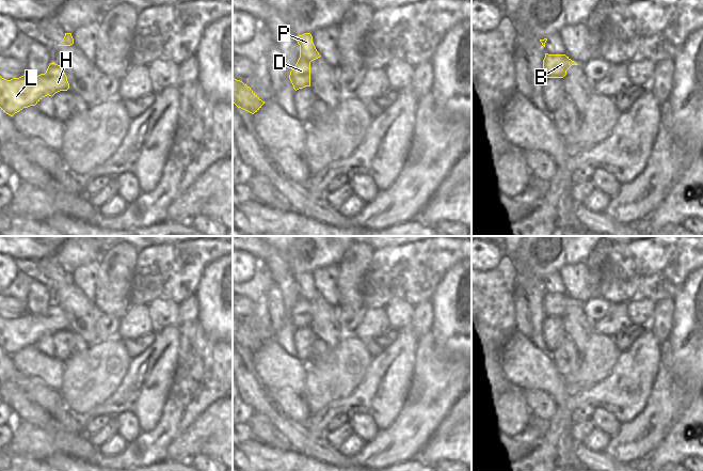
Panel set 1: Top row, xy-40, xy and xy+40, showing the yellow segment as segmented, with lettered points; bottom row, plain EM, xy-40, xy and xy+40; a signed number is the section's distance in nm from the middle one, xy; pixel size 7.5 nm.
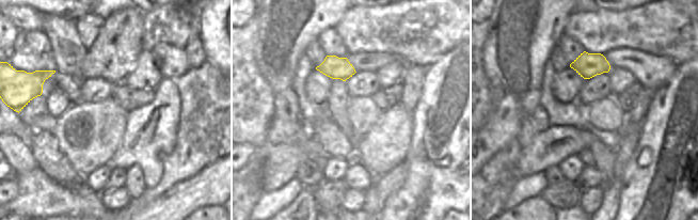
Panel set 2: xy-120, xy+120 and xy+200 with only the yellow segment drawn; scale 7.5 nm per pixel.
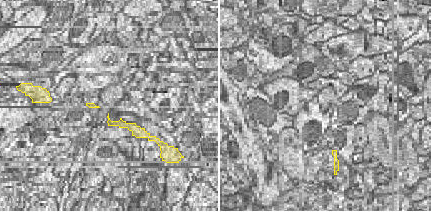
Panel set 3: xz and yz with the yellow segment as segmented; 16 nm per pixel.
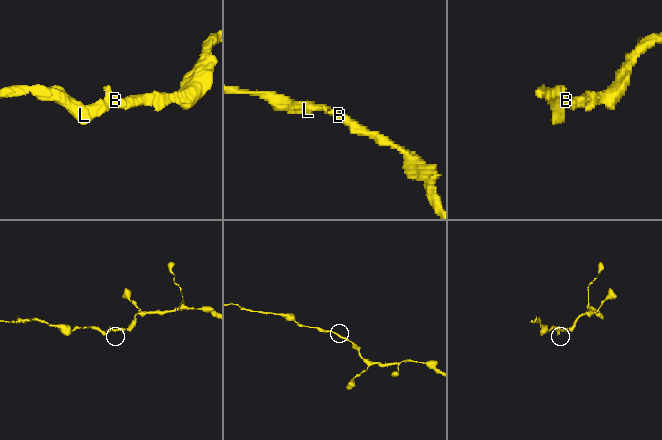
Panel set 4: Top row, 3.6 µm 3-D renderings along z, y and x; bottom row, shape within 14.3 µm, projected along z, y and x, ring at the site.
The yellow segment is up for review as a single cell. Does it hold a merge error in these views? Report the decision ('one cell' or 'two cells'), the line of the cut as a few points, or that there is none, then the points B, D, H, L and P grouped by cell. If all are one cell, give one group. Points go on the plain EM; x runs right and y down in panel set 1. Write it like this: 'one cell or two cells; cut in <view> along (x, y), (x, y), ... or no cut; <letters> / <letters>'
one cell; no cut; B D H L P

